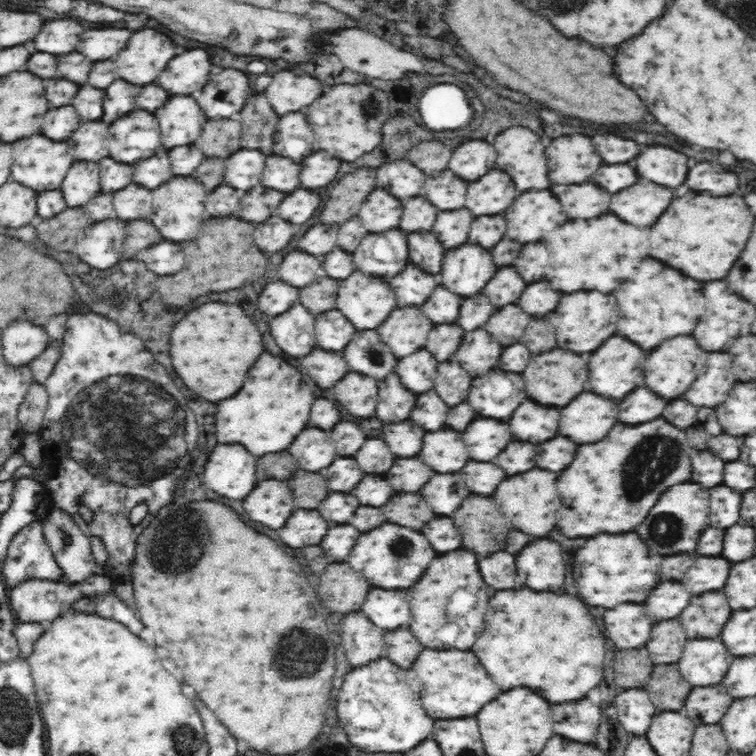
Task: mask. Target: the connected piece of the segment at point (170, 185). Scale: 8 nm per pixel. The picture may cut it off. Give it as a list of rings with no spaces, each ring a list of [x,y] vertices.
[[[190,176],[172,178],[166,184],[152,190],[152,198],[154,198],[152,222],[156,224],[156,228],[160,230],[160,234],[166,240],[172,240],[172,242],[192,240],[192,238],[196,238],[198,228],[202,226],[202,220],[204,220],[204,200],[206,200],[206,196],[208,196],[206,188],[196,178],[190,178]]]

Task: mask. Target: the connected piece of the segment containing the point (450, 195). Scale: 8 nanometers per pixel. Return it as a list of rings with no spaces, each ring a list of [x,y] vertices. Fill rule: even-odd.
[[[446,170],[440,178],[428,178],[424,182],[422,194],[434,204],[444,210],[458,208],[464,202],[466,194],[466,184],[458,180],[450,170]]]

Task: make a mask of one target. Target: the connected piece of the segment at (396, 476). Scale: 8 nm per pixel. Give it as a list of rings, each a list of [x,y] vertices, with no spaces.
[[[398,458],[386,472],[386,480],[398,492],[418,492],[432,476],[420,458]]]

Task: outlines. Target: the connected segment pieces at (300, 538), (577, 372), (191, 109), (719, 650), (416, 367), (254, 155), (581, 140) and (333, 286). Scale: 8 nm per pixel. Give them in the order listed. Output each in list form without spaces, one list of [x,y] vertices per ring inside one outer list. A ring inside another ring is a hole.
[[[296,510],[286,526],[278,530],[278,536],[284,544],[292,548],[302,548],[302,546],[314,546],[320,544],[324,534],[328,532],[328,522],[322,518],[320,512],[316,510]]]
[[[552,350],[540,356],[534,356],[528,362],[528,368],[522,372],[526,392],[532,400],[544,404],[544,406],[566,406],[576,398],[580,392],[584,392],[584,384],[588,380],[588,362],[574,352],[568,350]]]
[[[172,96],[160,110],[154,112],[160,120],[162,144],[166,148],[192,144],[202,134],[206,116],[190,96]]]
[[[700,638],[686,642],[678,668],[690,685],[712,686],[722,682],[732,662],[734,656],[722,642]]]
[[[418,350],[412,356],[402,358],[396,366],[396,372],[408,390],[422,394],[432,390],[436,368],[436,358],[428,350]]]
[[[238,150],[226,160],[224,178],[232,188],[252,190],[262,180],[266,156],[260,150]]]
[[[560,136],[546,148],[552,184],[582,184],[602,166],[588,136]]]
[[[318,278],[306,288],[300,288],[300,302],[312,312],[322,314],[336,308],[336,292],[340,288],[340,282],[332,278]]]

